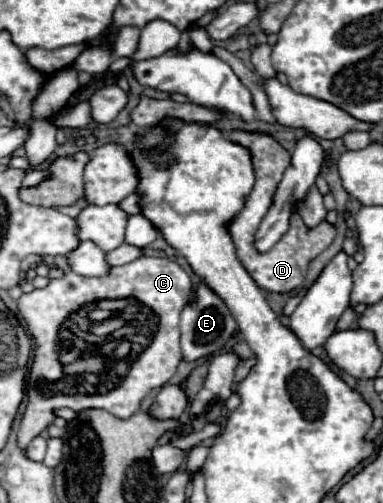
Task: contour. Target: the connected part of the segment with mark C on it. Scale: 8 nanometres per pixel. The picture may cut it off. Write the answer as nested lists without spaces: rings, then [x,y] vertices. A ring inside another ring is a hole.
[[[140,257],[128,265],[110,269],[104,277],[82,277],[74,271],[66,269],[64,277],[50,281],[44,289],[34,289],[28,295],[22,295],[18,299],[18,311],[20,317],[26,323],[26,329],[30,337],[34,337],[34,363],[28,375],[28,403],[20,421],[18,429],[18,445],[26,449],[26,445],[40,435],[56,417],[56,407],[68,407],[74,411],[84,411],[90,407],[106,409],[108,413],[128,419],[140,409],[142,399],[152,393],[154,389],[160,389],[166,385],[172,375],[176,373],[176,367],[182,359],[180,353],[180,313],[188,305],[188,295],[192,291],[192,281],[188,273],[174,261],[164,257]],[[134,297],[136,301],[144,303],[154,311],[154,323],[142,325],[142,333],[148,339],[148,345],[138,355],[138,359],[130,365],[128,373],[120,377],[120,383],[114,383],[106,379],[106,373],[92,371],[92,367],[72,367],[60,363],[60,349],[58,349],[58,331],[60,325],[66,321],[66,317],[74,311],[78,311],[84,303],[94,303],[100,299],[128,299]]]

